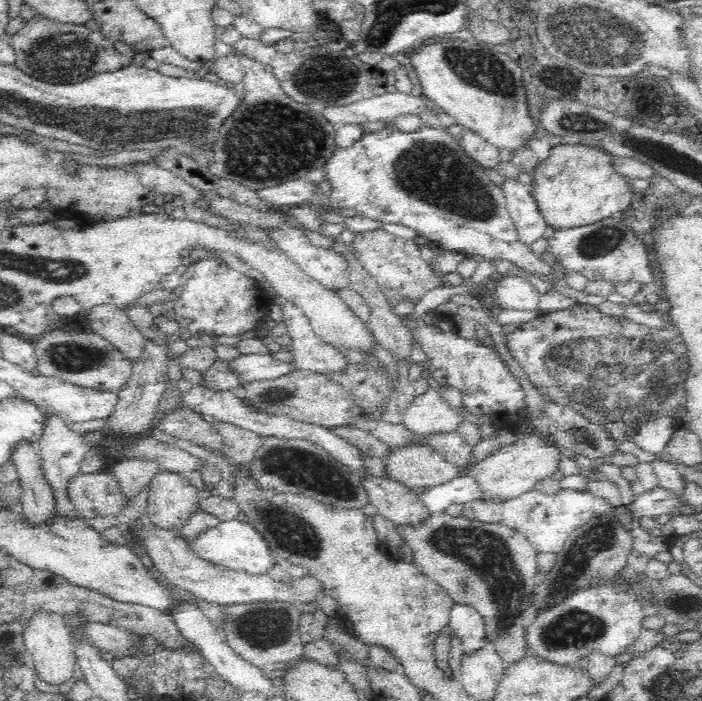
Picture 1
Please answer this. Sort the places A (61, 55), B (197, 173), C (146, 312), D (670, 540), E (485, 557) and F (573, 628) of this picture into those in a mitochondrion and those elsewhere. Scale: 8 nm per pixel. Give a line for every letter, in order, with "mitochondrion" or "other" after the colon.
A: mitochondrion
B: other
C: other
D: other
E: mitochondrion
F: mitochondrion

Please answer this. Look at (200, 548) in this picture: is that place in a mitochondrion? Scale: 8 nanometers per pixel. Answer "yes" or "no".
no

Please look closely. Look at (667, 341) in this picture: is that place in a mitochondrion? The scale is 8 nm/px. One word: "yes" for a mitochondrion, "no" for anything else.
yes

